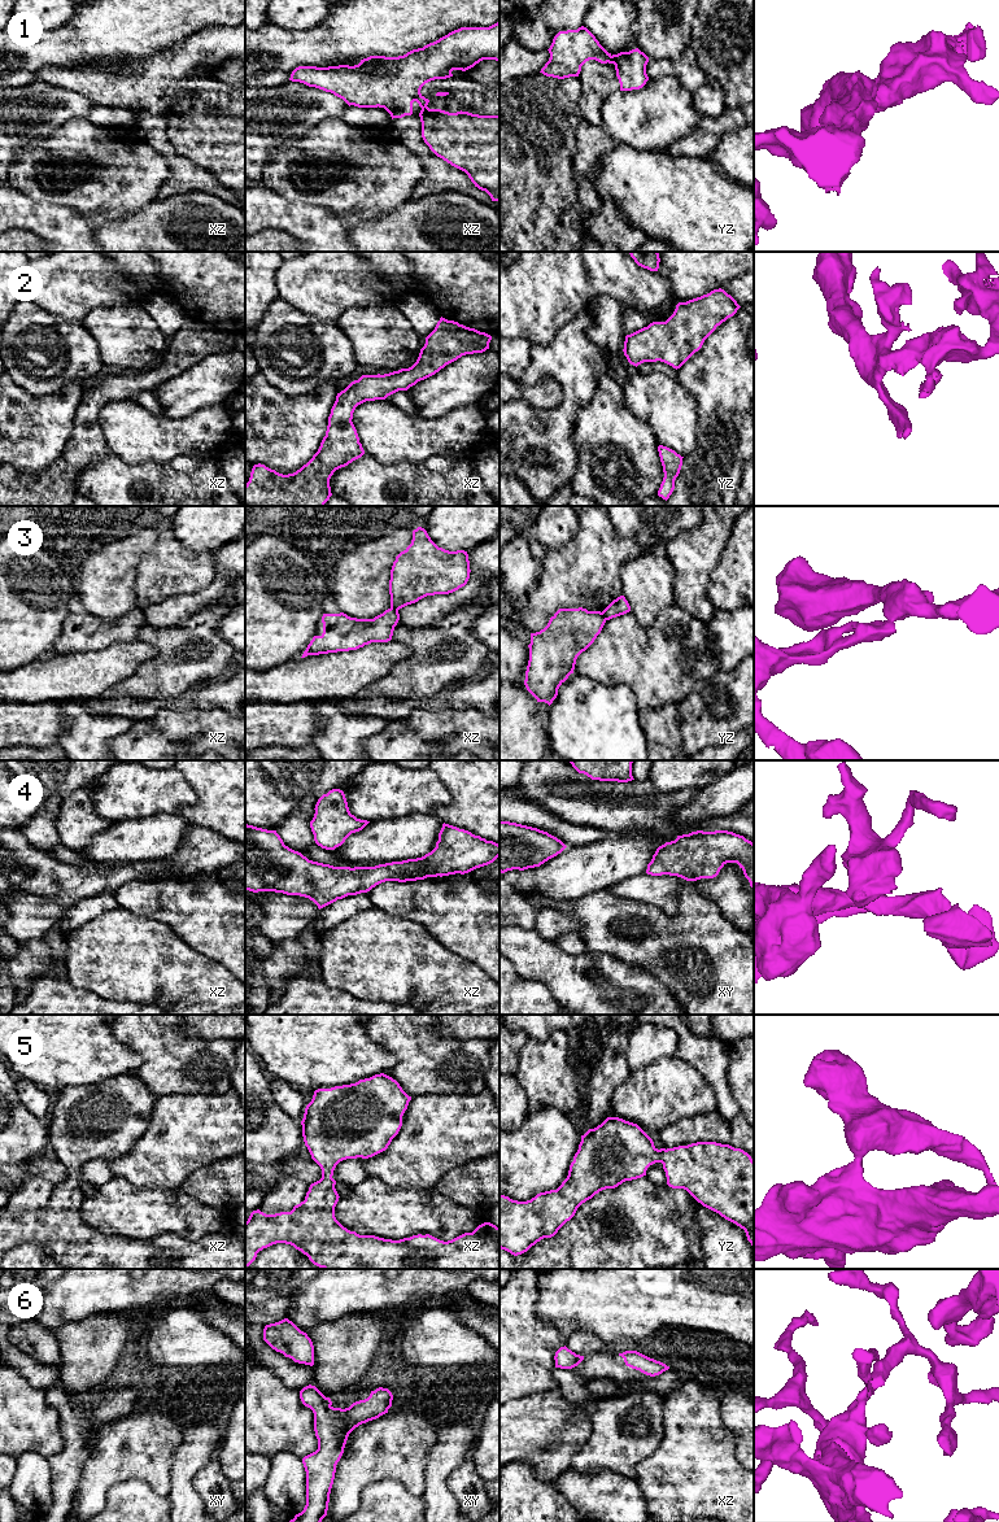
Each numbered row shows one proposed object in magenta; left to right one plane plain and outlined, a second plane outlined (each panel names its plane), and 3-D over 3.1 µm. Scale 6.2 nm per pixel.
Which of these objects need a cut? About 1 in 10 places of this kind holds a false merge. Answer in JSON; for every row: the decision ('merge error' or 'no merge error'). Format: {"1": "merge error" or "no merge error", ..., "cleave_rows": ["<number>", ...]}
{"1": "merge error", "2": "no merge error", "3": "merge error", "4": "no merge error", "5": "no merge error", "6": "no merge error", "cleave_rows": ["1", "3"]}

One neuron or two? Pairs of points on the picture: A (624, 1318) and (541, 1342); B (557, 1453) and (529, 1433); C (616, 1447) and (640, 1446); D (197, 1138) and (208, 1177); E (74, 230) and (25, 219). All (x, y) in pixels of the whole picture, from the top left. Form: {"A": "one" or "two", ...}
{"A": "two", "B": "one", "C": "one", "D": "two", "E": "one"}

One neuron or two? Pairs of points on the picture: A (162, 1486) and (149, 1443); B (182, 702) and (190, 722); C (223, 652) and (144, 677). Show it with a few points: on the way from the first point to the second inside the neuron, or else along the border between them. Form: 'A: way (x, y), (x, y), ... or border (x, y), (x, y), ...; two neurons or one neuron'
A: way (158, 1475), (153, 1466), (153, 1457), (149, 1453); one neuron
B: border (216, 709), (161, 710), (155, 716); two neurons
C: way (204, 649), (178, 648), (164, 662); one neuron

